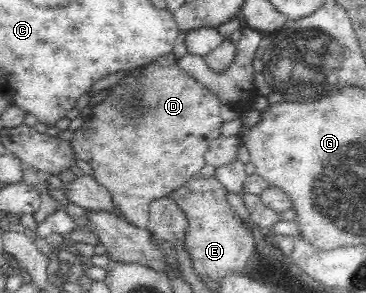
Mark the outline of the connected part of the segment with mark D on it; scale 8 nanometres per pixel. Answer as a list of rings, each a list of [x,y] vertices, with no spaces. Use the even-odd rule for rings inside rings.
[[[172,51],[162,55],[154,61],[135,70],[129,70],[129,74],[124,76],[117,84],[110,87],[110,93],[100,103],[93,107],[92,113],[83,121],[80,128],[74,131],[74,137],[71,145],[75,151],[75,157],[78,160],[87,161],[94,171],[93,177],[103,185],[111,195],[114,205],[119,209],[121,217],[123,217],[130,225],[147,229],[148,219],[150,215],[150,203],[158,197],[168,196],[172,191],[184,185],[194,175],[199,174],[200,169],[205,165],[205,153],[210,143],[221,135],[220,127],[222,127],[222,118],[220,118],[220,109],[223,107],[218,96],[206,88],[197,79],[194,79],[187,71],[181,69],[178,65],[179,59],[172,54]]]

